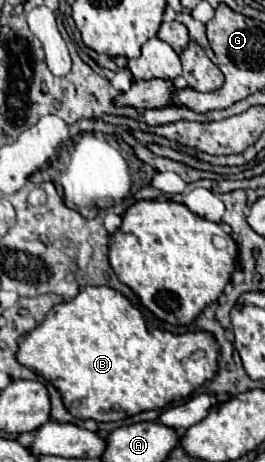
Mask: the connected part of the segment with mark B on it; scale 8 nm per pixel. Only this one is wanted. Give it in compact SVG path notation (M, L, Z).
M84 285L70 301L54 305L46 319L34 327L22 341L18 341L18 363L34 369L40 377L50 381L62 395L64 407L78 419L94 421L122 421L136 413L162 410L170 403L188 399L204 381L214 379L218 371L218 345L210 333L172 335L150 327L142 313L118 291L110 287Z

